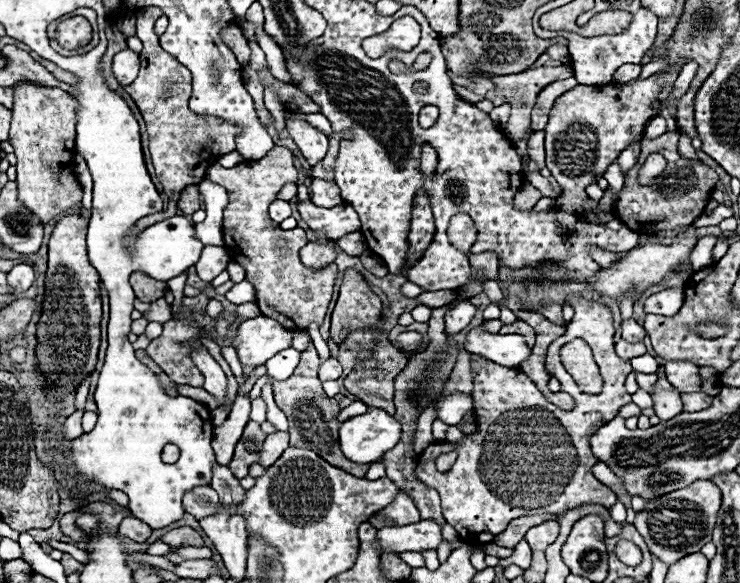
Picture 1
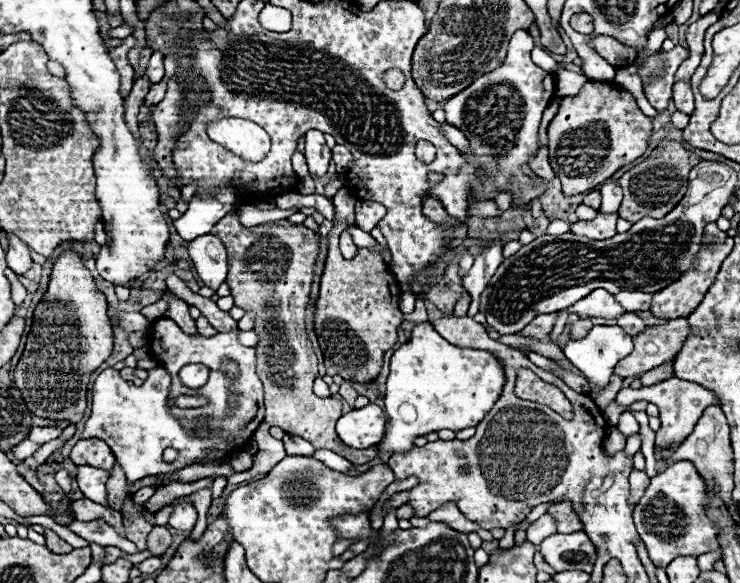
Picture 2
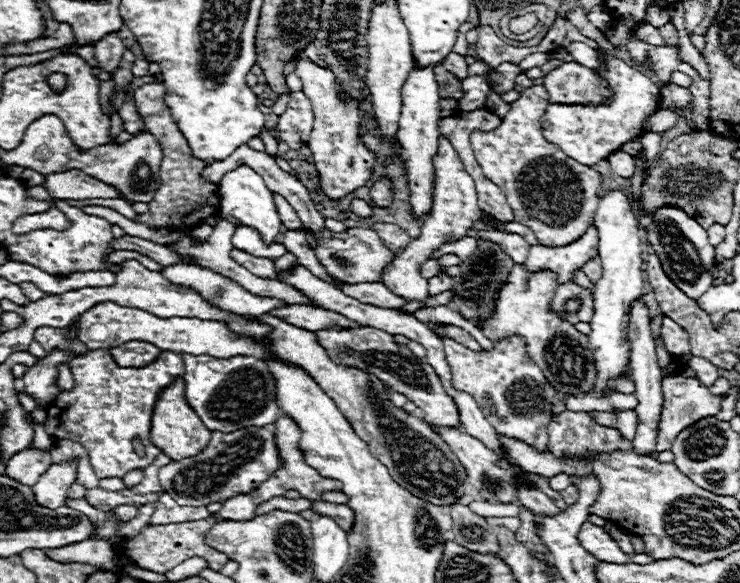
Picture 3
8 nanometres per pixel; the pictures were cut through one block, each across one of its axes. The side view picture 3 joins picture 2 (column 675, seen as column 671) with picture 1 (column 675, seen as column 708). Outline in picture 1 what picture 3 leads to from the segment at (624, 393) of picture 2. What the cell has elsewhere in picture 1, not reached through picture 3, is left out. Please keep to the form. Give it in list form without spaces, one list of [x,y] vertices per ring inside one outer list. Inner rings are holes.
[[[654,390],[652,392],[654,400],[654,412],[660,420],[670,420],[676,414],[682,412],[682,402],[680,402],[680,392],[674,390]]]

